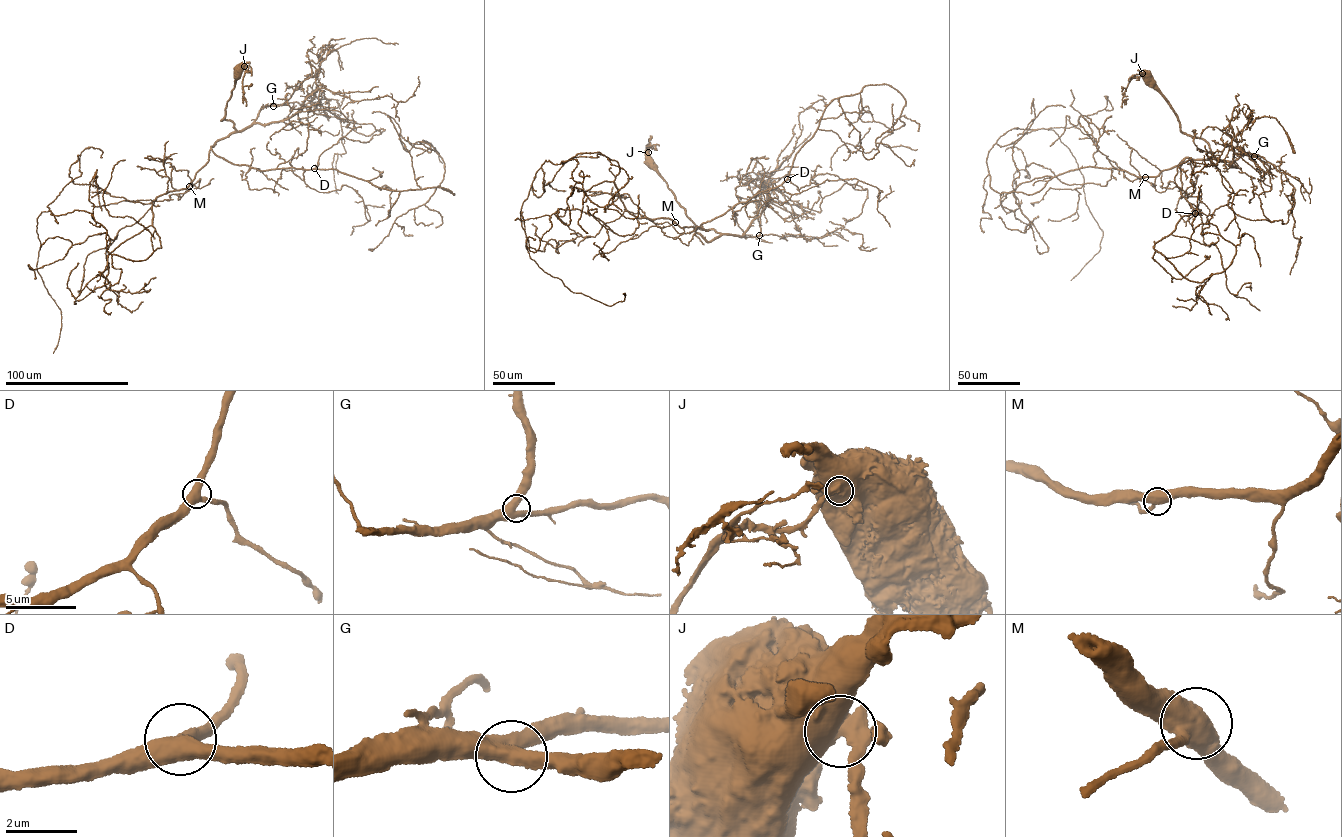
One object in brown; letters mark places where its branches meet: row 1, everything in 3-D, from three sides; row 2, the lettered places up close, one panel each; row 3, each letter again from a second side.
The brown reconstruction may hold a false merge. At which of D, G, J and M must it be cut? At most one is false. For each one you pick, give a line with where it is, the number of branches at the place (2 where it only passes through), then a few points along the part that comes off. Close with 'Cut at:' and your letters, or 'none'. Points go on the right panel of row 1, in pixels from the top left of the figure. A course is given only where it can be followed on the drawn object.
J: (1142, 73) | 3 | (1142, 73), (1128, 84), (1122, 99), (1125, 105)
Cut at: J

